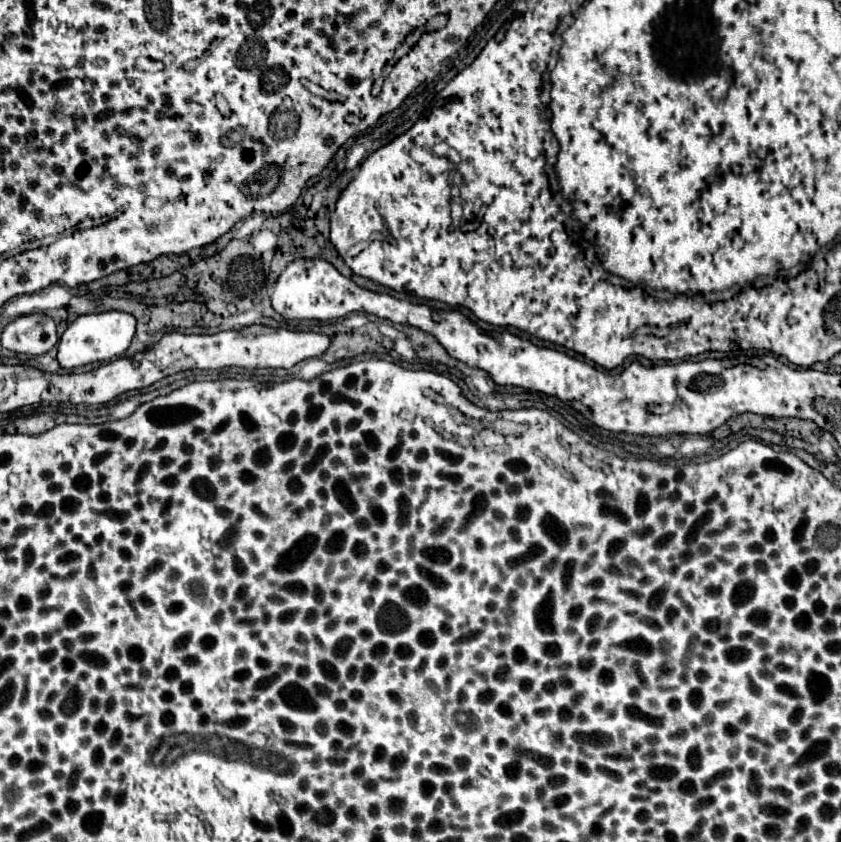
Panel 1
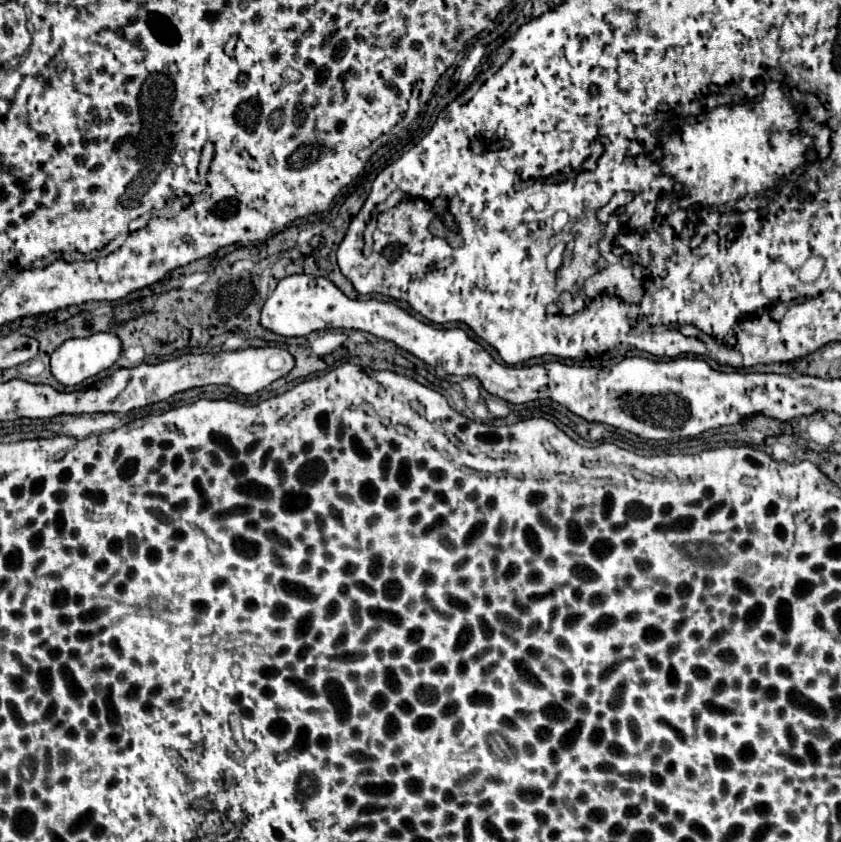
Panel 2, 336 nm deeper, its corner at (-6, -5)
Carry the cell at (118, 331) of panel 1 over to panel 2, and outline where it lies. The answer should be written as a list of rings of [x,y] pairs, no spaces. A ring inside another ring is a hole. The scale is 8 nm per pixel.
[[[98,332],[98,334],[92,334],[88,338],[66,340],[60,348],[54,350],[54,354],[50,358],[50,366],[52,366],[54,378],[60,384],[74,386],[74,384],[80,384],[82,380],[86,380],[90,376],[96,376],[102,370],[108,370],[118,360],[120,354],[122,354],[120,338],[116,334],[110,334],[110,332]]]

